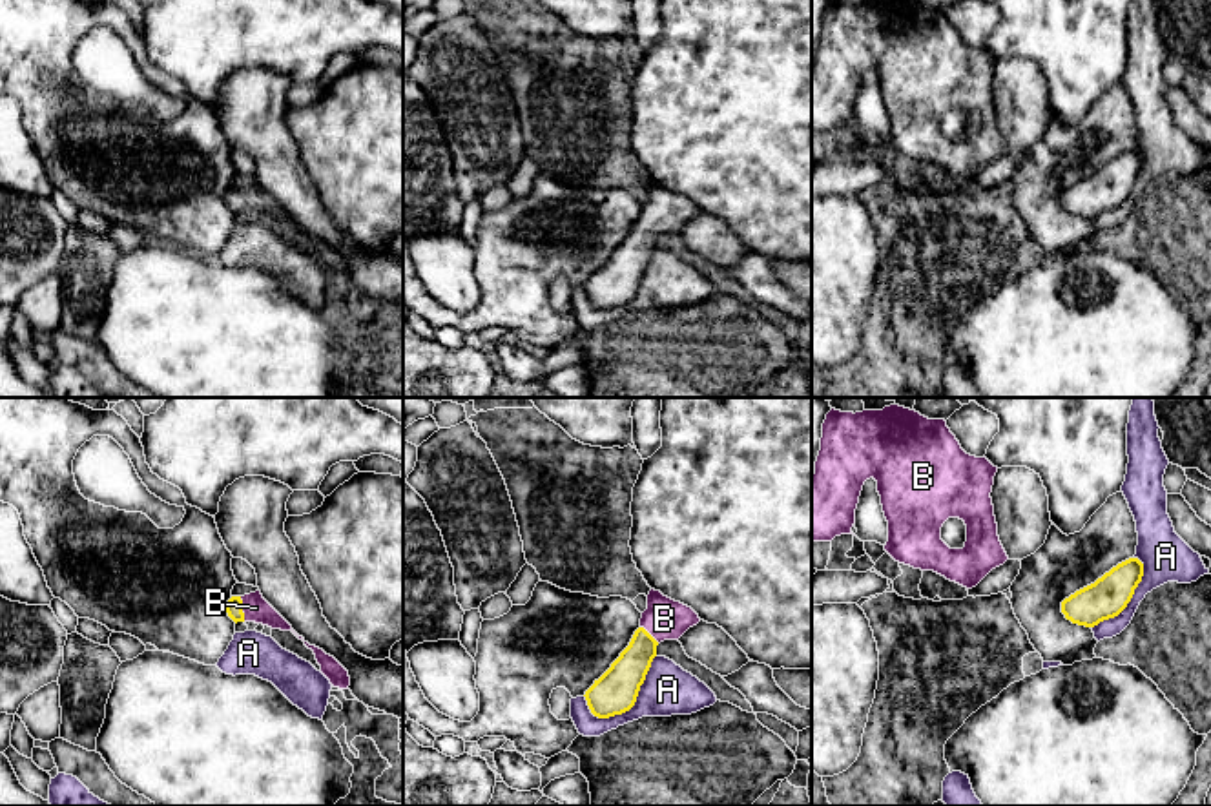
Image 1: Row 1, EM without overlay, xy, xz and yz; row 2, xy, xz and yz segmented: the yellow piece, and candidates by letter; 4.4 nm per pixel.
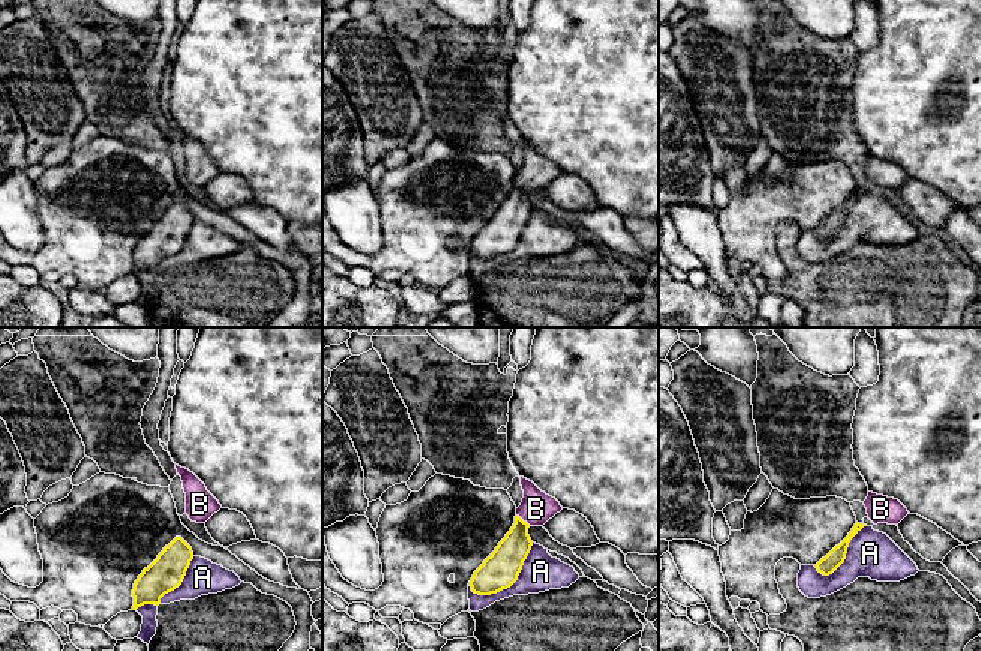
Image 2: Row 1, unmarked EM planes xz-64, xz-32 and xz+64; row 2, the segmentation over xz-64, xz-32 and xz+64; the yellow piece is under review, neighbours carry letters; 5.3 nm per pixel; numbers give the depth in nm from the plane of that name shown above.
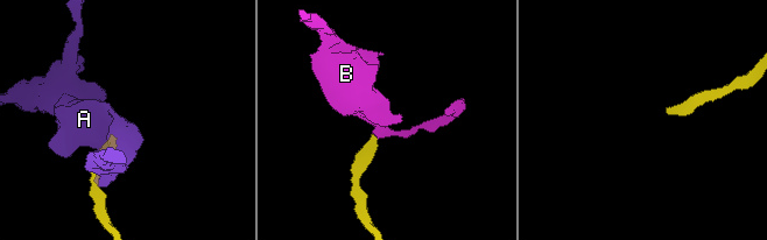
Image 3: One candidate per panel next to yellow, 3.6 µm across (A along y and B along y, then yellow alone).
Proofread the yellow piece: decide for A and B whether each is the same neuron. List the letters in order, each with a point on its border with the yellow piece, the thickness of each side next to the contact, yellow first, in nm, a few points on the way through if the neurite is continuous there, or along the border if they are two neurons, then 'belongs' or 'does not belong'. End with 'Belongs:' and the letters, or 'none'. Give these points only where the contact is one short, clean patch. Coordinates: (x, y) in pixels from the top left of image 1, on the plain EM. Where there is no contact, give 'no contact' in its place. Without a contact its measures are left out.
A: contact xz (635, 292); calibres 190 and 220 nm; does not belong
B: contact xy (241, 201); calibres 80 and 110 nm; way xy (234, 197), (241, 201), (256, 199); belongs
Belongs: B

